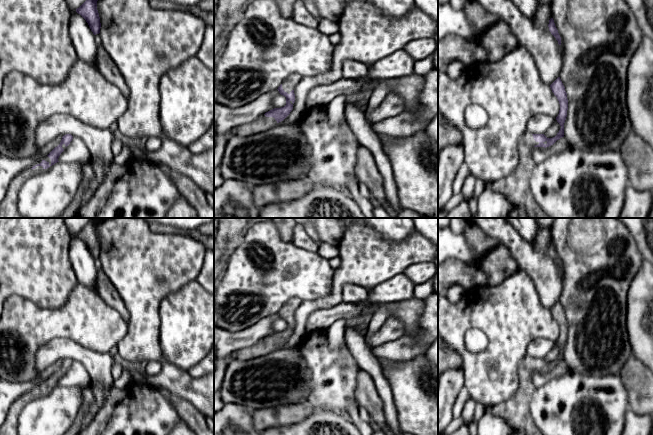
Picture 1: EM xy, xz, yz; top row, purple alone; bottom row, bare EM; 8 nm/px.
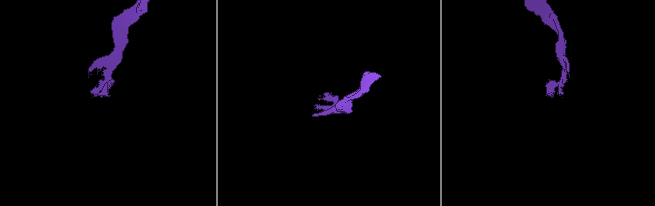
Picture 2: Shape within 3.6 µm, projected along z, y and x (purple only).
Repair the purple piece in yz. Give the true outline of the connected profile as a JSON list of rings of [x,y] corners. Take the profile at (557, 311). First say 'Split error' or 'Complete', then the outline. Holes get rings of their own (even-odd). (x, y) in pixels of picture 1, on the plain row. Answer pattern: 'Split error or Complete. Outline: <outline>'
Split error. Outline: [[[560,301],[550,309],[550,312],[560,328],[559,338],[556,341],[561,350],[559,356],[555,361],[547,362],[544,358],[526,355],[519,365],[519,387],[516,393],[489,408],[488,413],[499,416],[508,423],[511,431],[509,435],[543,435],[530,413],[530,402],[536,389],[532,376],[534,371],[546,372],[564,361],[564,347],[568,334],[567,317]]]

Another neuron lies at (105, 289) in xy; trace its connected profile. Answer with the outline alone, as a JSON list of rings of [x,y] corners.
[[[103,270],[98,272],[96,282],[97,294],[128,323],[128,310],[125,303]]]

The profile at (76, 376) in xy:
[[[73,360],[70,368],[60,378],[58,385],[64,387],[86,387],[91,382],[91,376],[83,364]]]

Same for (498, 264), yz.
[[[499,245],[483,255],[478,269],[488,276],[488,284],[496,286],[519,269],[508,249]]]

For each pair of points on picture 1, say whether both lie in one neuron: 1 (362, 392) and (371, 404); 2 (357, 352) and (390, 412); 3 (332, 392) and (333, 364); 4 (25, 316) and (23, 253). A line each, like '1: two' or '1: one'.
1: one
2: one
3: one
4: two

